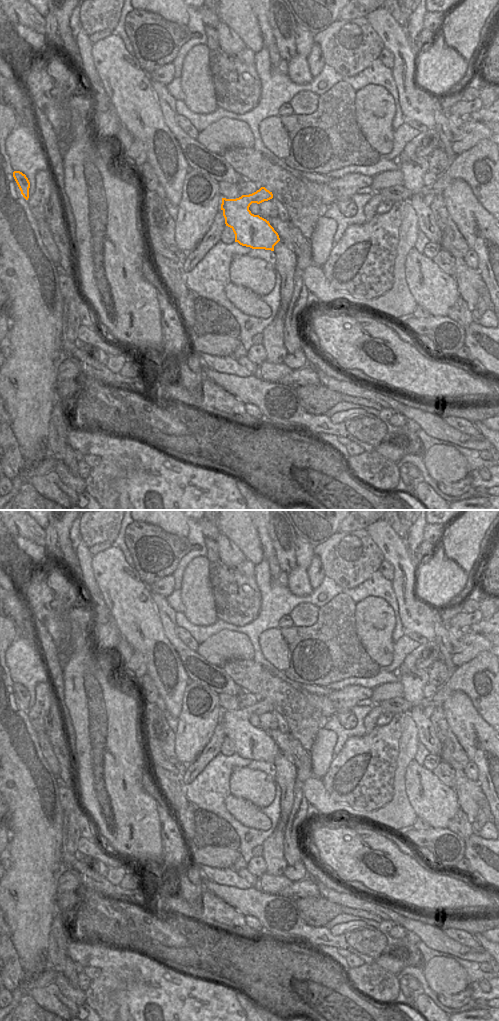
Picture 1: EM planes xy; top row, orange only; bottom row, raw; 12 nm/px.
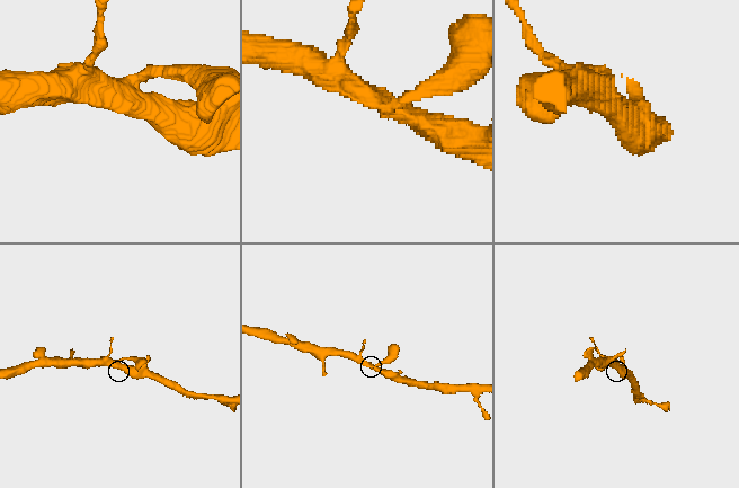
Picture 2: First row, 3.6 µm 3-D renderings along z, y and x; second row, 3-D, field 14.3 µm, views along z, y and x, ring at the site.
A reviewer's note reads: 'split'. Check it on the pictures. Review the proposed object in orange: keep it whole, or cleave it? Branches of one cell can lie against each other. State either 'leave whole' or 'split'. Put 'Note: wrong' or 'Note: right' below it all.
leave whole
Note: wrong

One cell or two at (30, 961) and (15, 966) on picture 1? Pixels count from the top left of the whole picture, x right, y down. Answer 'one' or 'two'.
two

